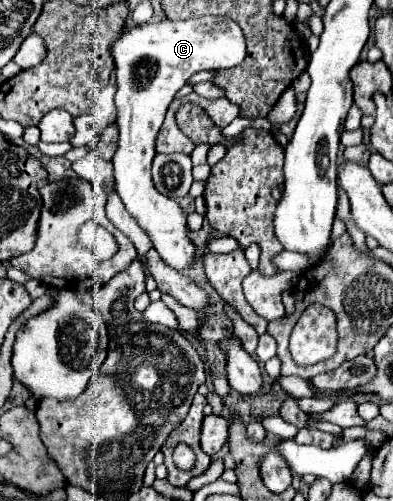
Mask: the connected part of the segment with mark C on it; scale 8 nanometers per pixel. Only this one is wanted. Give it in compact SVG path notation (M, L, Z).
M202 16L202 18L192 18L192 20L182 20L182 22L172 22L172 20L160 20L160 22L148 22L142 26L134 26L132 30L124 30L120 40L114 42L112 46L112 56L116 64L116 108L118 108L118 126L120 126L120 140L118 140L118 150L112 158L114 164L114 178L116 178L116 192L120 200L124 202L126 210L130 216L138 222L140 228L150 236L156 252L160 258L172 266L178 272L186 272L194 266L196 260L196 246L188 238L188 224L186 224L186 214L180 208L180 204L168 196L162 196L152 182L152 160L154 160L154 140L156 134L164 122L164 114L174 100L176 92L190 80L196 72L200 70L224 70L224 68L234 68L240 66L242 60L246 58L246 42L242 36L240 26L232 22L228 16Z

